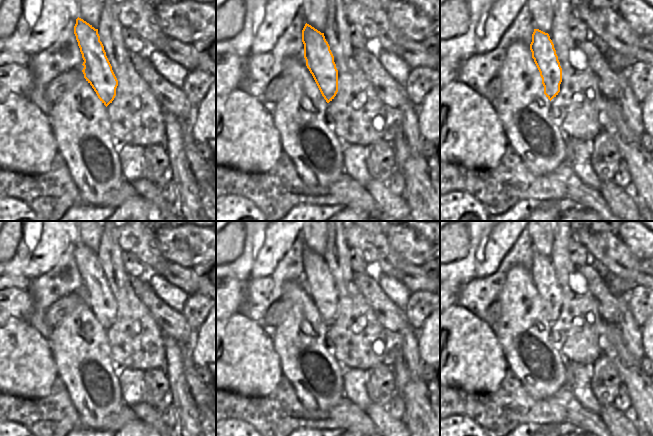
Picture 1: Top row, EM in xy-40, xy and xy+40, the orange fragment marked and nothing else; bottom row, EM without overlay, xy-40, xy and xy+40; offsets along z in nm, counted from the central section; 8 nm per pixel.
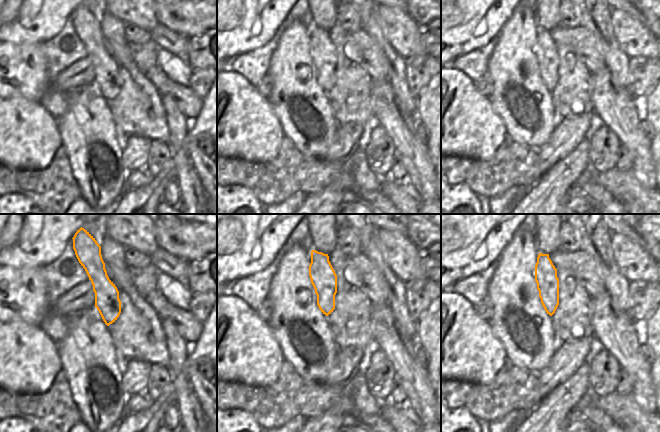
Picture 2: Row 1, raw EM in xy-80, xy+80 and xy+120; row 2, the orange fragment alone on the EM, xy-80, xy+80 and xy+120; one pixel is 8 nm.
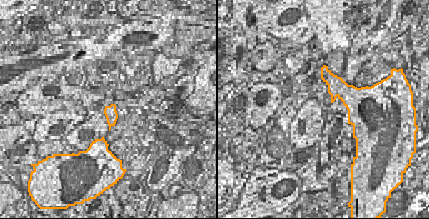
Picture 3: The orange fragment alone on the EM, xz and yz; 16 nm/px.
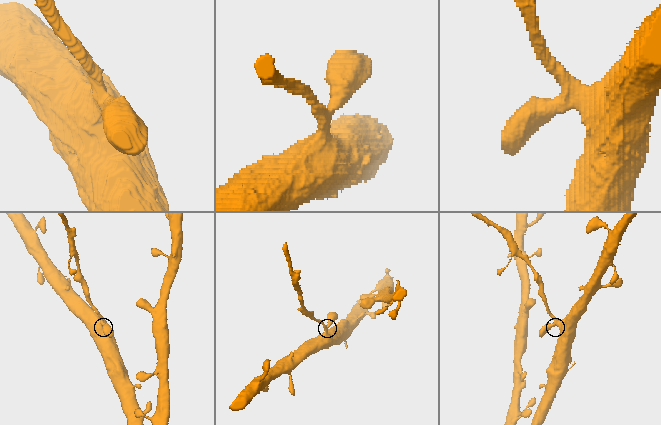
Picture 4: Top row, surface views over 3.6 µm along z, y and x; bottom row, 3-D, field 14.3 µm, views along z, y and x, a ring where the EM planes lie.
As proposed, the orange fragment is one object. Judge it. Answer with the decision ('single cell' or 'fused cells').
fused cells

